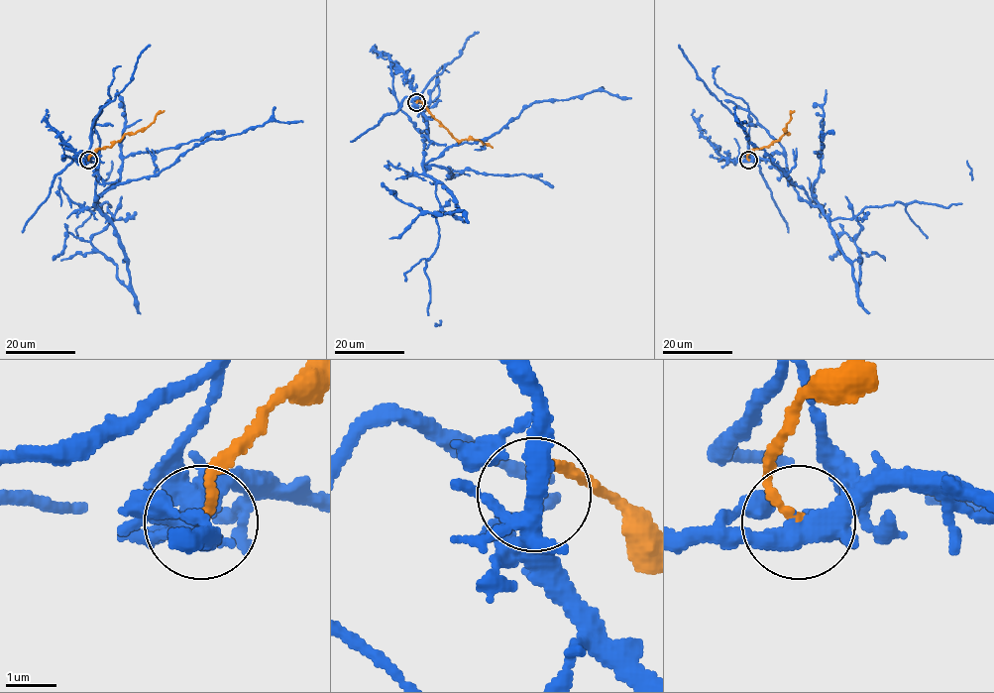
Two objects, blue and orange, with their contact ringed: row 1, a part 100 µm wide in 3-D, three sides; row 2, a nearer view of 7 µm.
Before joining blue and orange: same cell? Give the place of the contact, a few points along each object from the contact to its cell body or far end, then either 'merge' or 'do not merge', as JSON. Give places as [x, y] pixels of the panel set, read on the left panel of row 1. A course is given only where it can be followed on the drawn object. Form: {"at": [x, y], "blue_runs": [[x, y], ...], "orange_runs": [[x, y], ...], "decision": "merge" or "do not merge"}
{"at": [88, 160], "blue_runs": [[88, 161], [98, 161], [96, 200], [121, 183], [158, 175], [206, 140], [240, 134], [270, 121], [302, 122]], "orange_runs": [[88, 161], [93, 152], [111, 146], [125, 134], [144, 131], [164, 110]], "decision": "do not merge"}

